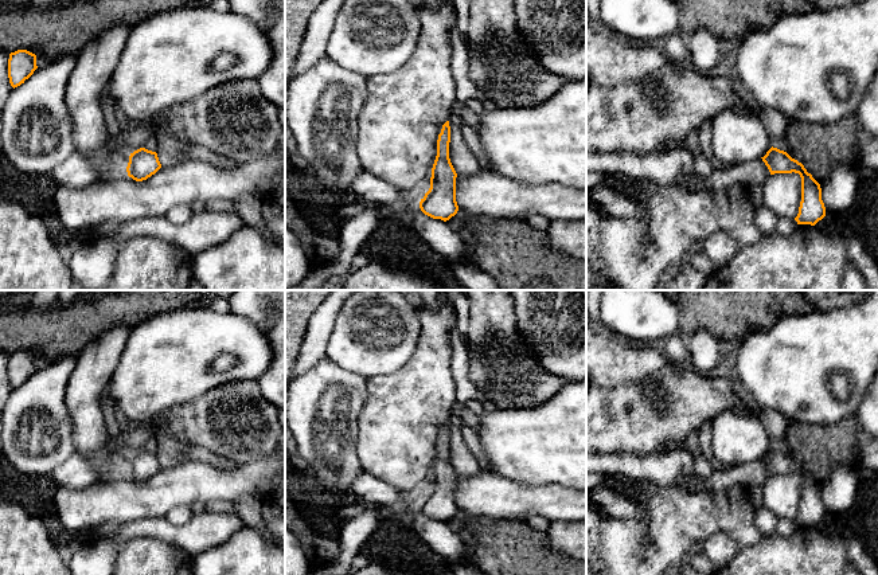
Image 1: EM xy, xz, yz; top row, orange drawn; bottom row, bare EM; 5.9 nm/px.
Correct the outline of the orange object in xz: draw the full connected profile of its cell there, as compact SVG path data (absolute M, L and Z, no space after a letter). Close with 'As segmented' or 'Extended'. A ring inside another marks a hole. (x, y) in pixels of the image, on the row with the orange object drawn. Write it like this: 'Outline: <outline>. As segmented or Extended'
Outline: M449 121L442 125L437 140L437 156L432 168L430 188L420 202L421 211L444 222L458 211L456 202L457 173L449 159L450 126Z. As segmented

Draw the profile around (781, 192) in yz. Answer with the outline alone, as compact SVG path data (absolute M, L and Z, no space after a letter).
M799 173L769 175L762 184L762 207L779 218L795 219L801 202L801 177Z

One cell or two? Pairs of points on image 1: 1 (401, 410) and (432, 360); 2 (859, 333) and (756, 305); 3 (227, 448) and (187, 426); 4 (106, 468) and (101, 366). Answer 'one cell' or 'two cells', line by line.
1: one cell
2: two cells
3: one cell
4: one cell

